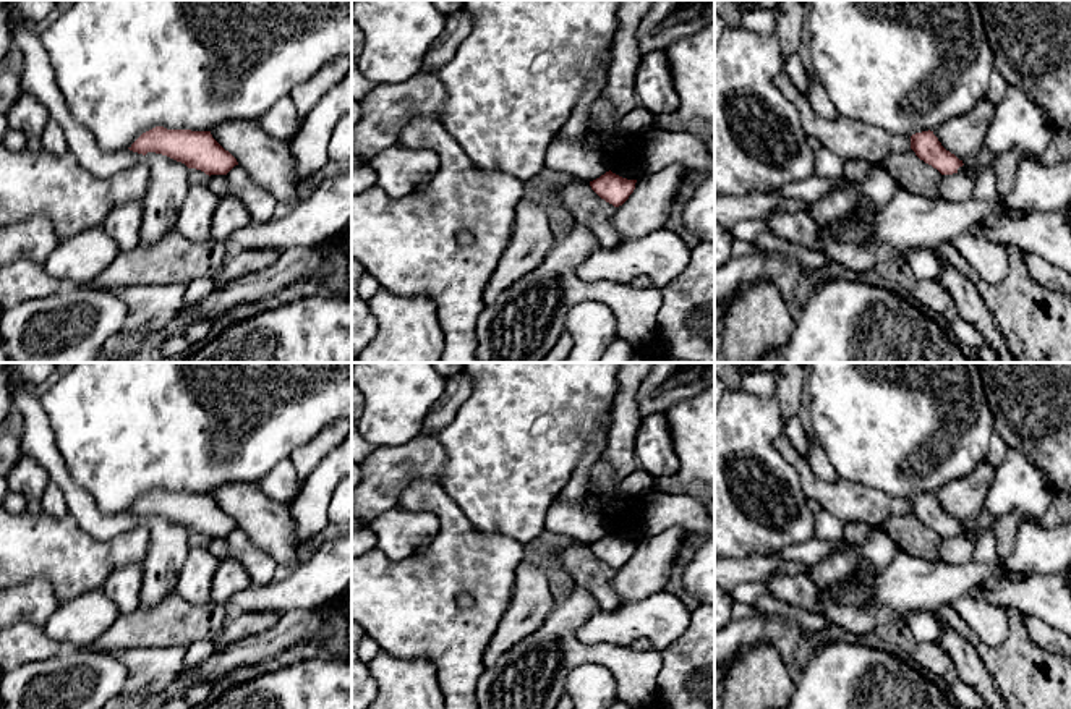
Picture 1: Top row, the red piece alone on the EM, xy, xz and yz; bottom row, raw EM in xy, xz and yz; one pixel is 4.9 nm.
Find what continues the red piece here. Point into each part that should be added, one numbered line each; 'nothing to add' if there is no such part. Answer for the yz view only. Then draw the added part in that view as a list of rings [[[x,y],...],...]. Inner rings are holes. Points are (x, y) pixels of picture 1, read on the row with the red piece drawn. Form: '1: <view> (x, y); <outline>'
1: yz (984, 178); [[[980,165],[975,168],[959,167],[958,173],[969,173],[974,176],[974,194],[972,197],[980,202],[996,201],[1000,196],[996,193],[996,180],[990,165]]]

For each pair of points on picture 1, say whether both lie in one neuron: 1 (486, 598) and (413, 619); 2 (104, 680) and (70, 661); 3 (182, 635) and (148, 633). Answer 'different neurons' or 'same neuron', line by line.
1: same neuron
2: same neuron
3: same neuron

